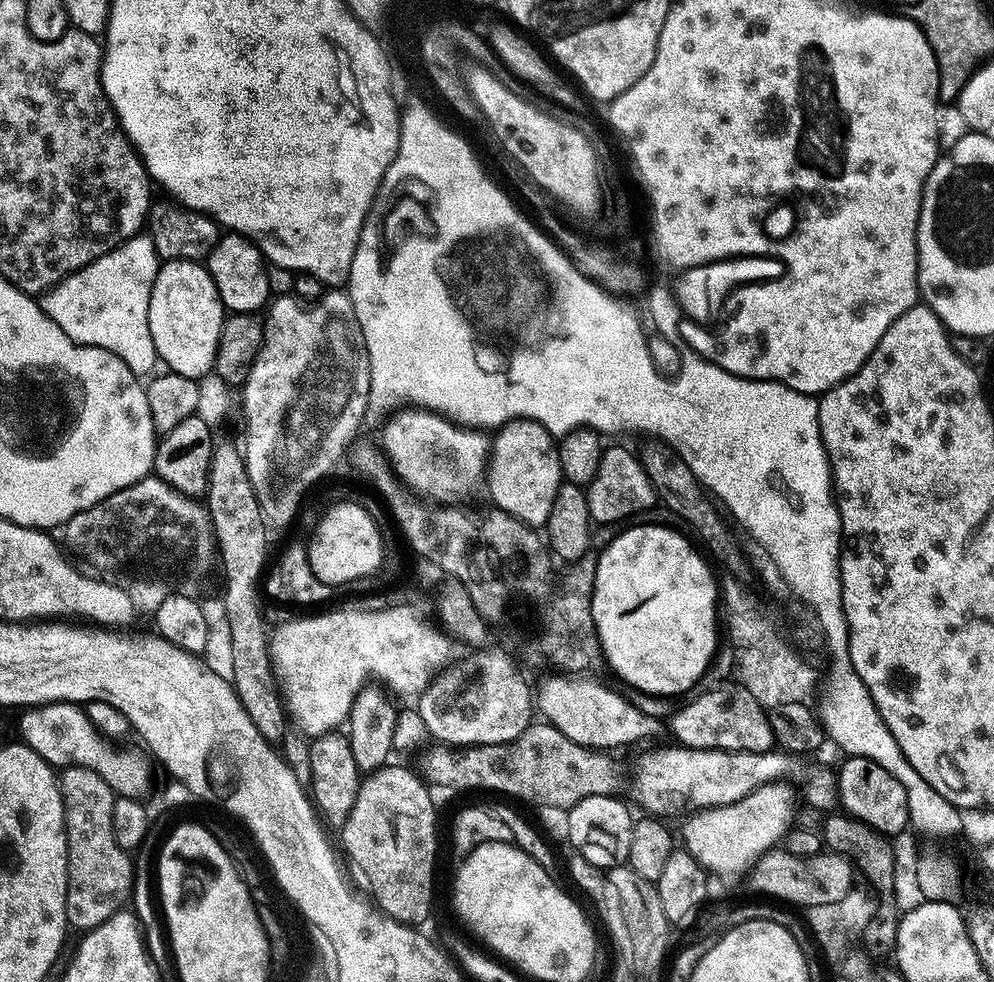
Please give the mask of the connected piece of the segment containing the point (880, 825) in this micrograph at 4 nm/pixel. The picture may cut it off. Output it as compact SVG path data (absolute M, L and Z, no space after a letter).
M848 756L845 761L836 776L839 807L848 816L861 820L874 831L881 832L889 838L907 829L909 827L908 795L902 782L898 782L898 778L894 778L894 774L882 770L882 766L878 766L878 762L874 762L870 758Z

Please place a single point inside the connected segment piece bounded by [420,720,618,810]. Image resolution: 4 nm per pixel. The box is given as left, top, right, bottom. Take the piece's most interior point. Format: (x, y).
(543, 767)

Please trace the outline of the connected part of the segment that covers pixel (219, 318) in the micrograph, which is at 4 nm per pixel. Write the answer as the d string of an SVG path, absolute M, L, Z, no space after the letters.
M166 260L161 263L158 274L154 278L154 286L150 290L150 306L148 307L148 325L150 338L154 338L156 354L161 365L169 372L176 372L188 379L199 381L200 376L213 371L218 350L218 338L226 319L226 309L220 300L218 286L214 286L214 278L210 278L207 267L194 260Z

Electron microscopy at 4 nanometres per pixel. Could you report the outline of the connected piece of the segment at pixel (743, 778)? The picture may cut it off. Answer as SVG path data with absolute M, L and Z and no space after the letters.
M671 746L672 748L656 748L653 752L644 752L636 760L632 768L632 796L640 808L645 808L647 815L652 818L669 818L679 812L691 814L699 812L701 808L721 808L727 804L738 802L746 798L758 786L775 784L796 768L798 762L795 755L783 750L770 752L727 752L721 748L686 748Z

